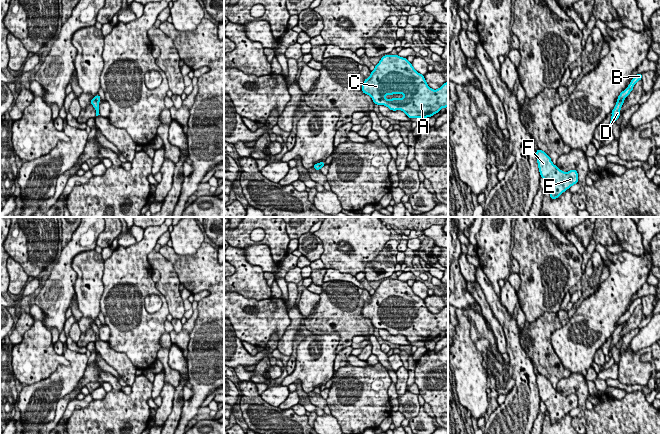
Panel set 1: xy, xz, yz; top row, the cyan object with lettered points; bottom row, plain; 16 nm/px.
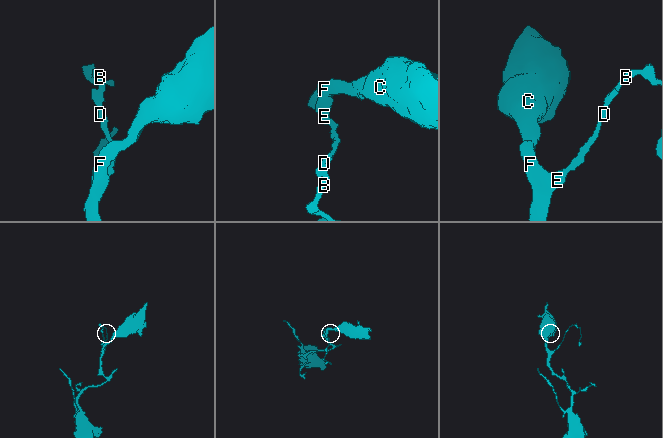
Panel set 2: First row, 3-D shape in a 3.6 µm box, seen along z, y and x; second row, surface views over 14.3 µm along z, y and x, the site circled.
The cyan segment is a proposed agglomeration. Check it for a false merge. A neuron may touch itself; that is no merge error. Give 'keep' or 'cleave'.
cleave

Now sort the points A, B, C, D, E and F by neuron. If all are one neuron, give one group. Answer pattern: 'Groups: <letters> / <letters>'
Groups: A C D E F / B

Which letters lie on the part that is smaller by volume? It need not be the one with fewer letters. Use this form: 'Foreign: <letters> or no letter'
Foreign: B

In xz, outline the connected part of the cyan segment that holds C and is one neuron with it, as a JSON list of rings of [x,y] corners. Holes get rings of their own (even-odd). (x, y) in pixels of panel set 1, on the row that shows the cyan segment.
[[[384,55],[380,62],[371,71],[369,78],[364,80],[362,92],[371,96],[374,104],[385,105],[390,110],[402,110],[413,118],[427,118],[440,112],[441,108],[448,106],[448,82],[439,89],[433,90],[428,85],[424,75],[418,73],[407,60],[398,55]],[[403,94],[403,98],[385,99],[385,95]]]

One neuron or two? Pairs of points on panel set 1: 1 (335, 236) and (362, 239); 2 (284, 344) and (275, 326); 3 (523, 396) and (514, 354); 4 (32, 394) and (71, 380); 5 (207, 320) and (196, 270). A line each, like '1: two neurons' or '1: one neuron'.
1: one neuron
2: two neurons
3: one neuron
4: one neuron
5: one neuron

